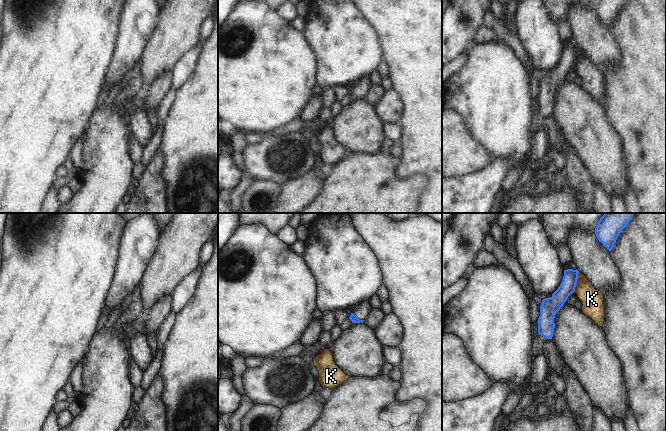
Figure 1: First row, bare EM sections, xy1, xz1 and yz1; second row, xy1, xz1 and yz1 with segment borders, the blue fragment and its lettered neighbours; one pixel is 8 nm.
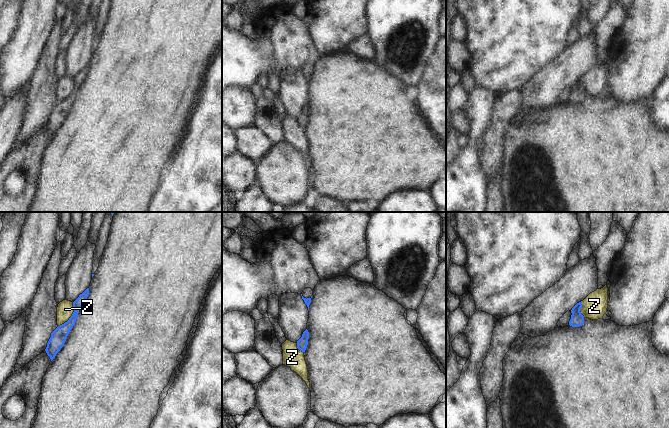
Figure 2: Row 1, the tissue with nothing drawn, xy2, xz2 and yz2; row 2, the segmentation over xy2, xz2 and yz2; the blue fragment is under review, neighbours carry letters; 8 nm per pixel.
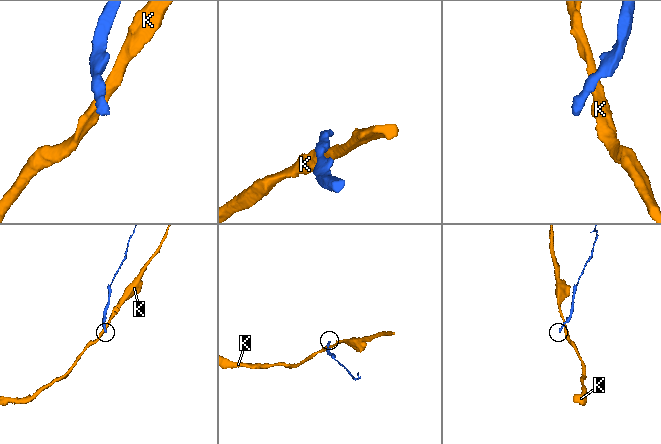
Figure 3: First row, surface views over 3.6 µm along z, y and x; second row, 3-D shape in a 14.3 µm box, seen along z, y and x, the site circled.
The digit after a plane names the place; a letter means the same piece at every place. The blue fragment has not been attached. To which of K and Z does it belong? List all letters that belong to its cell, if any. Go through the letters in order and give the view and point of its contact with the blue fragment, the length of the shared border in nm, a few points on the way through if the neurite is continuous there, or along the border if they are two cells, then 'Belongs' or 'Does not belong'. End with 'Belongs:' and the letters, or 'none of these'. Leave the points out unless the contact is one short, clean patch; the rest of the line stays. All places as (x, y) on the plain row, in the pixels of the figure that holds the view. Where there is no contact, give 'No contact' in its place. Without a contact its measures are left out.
K: Touches blue at yz1 (576, 58). Shared border 180 nm. Boundary: yz1 (579, 48), (573, 68). Does not belong
Z: Touches blue at xy2 (71, 92). Shared border 240 nm. Boundary: xy2 (73, 78), (72, 91), (58, 102). Does not belong
Belongs: none of these

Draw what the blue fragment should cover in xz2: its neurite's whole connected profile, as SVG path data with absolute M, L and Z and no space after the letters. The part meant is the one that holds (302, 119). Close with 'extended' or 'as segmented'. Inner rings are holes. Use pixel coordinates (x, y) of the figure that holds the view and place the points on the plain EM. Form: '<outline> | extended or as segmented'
M306 105L303 108L302 113L297 117L297 124L300 127L305 128L307 121L308 121L308 115L309 115L309 108Z | as segmented

